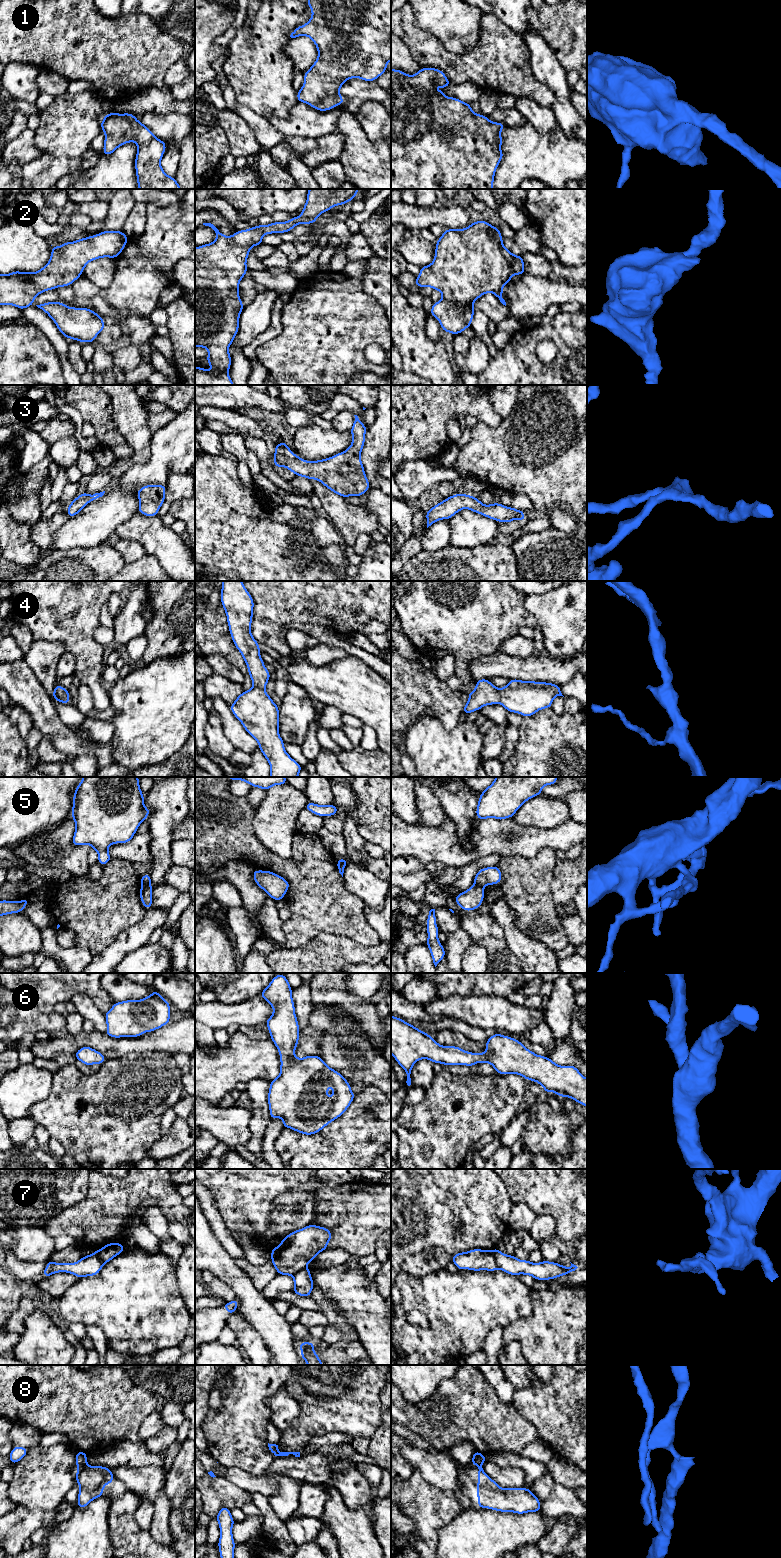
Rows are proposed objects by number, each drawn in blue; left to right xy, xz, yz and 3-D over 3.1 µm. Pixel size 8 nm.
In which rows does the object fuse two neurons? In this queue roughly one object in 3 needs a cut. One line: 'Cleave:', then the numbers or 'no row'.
Cleave: 5, 7, 8

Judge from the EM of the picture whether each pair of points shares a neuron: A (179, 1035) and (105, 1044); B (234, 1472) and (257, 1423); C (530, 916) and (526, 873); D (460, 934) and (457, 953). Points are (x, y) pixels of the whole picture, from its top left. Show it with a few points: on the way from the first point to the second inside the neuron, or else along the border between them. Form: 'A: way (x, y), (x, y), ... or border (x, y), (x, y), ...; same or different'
A: way (161, 1040), (144, 1044), (123, 1044); same
B: border (225, 1467), (239, 1467), (258, 1476); different
C: way (530, 905), (530, 897), (526, 893), (526, 884); same
D: way (460, 939), (457, 942), (457, 948); same

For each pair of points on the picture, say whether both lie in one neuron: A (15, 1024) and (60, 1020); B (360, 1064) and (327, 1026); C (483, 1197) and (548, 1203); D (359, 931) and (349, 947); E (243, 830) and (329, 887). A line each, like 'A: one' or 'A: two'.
A: one
B: one
C: two
D: two
E: one

